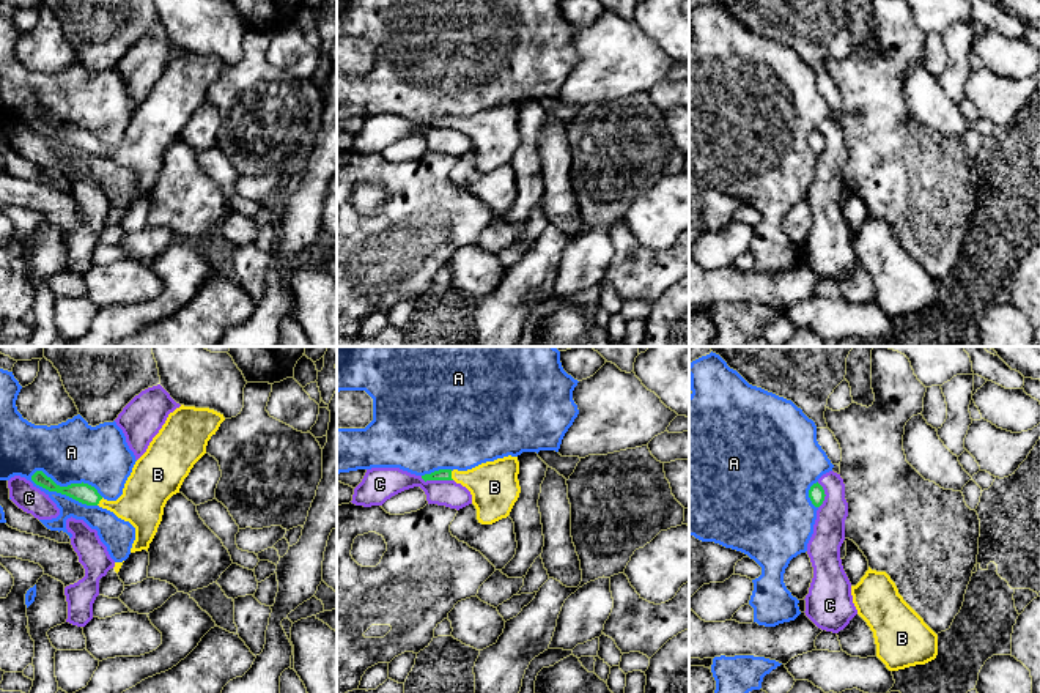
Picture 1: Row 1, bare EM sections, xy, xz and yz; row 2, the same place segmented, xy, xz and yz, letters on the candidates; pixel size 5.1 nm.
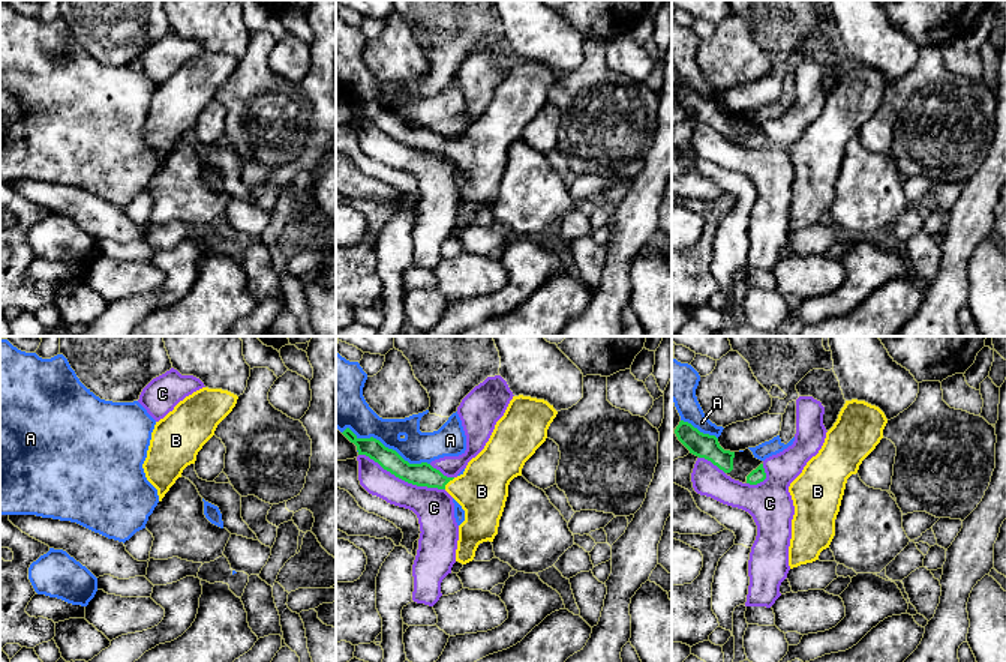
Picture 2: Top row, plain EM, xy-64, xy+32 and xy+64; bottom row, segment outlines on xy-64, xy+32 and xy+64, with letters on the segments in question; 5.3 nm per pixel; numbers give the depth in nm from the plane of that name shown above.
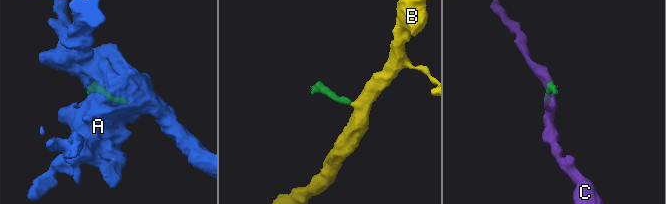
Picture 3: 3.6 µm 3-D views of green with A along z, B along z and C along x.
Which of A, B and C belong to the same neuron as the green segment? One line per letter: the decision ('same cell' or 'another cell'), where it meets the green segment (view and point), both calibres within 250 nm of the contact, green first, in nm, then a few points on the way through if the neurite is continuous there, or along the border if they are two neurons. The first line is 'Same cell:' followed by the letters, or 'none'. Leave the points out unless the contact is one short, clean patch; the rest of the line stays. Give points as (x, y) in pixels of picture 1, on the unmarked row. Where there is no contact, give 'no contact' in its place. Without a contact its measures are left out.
Same cell: B
A: another cell; contact xy (68, 133); calibres 100 and 320 nm
B: same cell; contact xz (450, 123); calibres 60 and 260 nm; way xz (442, 122), (450, 123), (483, 128), (494, 134)
C: another cell; contact xz (436, 126); calibres 60 and 150 nm; border xz (420, 123), (425, 128), (452, 128)

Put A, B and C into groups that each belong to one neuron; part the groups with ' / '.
A / B / C

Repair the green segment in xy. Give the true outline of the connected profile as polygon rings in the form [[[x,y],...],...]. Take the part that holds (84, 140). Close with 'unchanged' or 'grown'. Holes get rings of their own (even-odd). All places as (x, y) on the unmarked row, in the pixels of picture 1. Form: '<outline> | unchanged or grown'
[[[181,52],[170,60],[146,99],[135,109],[116,148],[104,146],[94,134],[83,129],[60,134],[42,118],[36,118],[31,128],[49,139],[87,153],[99,153],[129,169],[135,175],[131,200],[148,198],[167,148],[179,140],[184,126],[206,101],[208,88],[223,68],[223,61],[209,55]]] | grown

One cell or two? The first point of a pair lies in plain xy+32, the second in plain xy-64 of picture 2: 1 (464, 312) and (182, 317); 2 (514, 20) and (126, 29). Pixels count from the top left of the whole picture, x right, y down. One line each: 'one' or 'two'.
1: two
2: two

